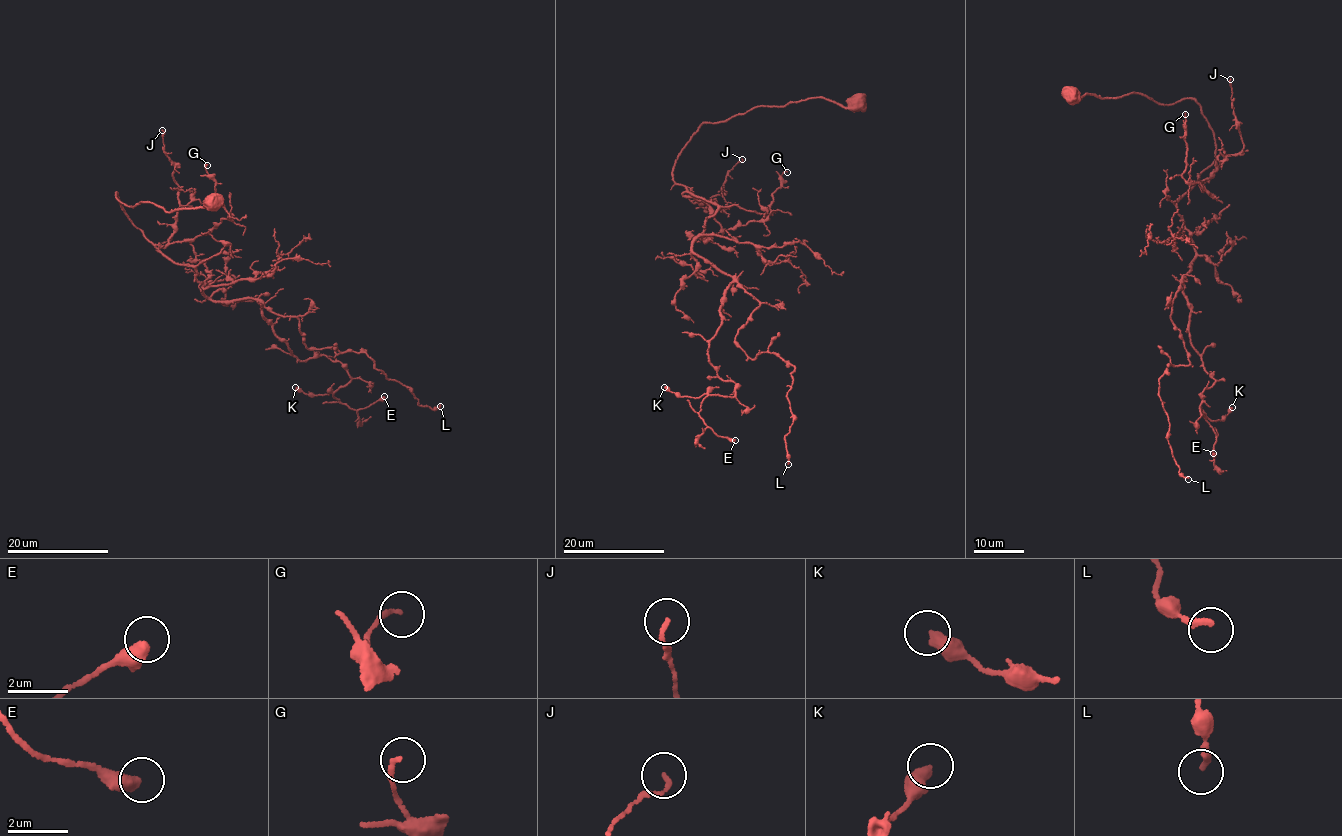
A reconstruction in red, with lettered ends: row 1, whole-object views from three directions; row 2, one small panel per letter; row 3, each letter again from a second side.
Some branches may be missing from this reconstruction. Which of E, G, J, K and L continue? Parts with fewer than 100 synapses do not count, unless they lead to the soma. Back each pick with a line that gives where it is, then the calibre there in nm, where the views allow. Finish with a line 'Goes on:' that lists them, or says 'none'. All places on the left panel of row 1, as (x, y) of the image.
Goes on: none

